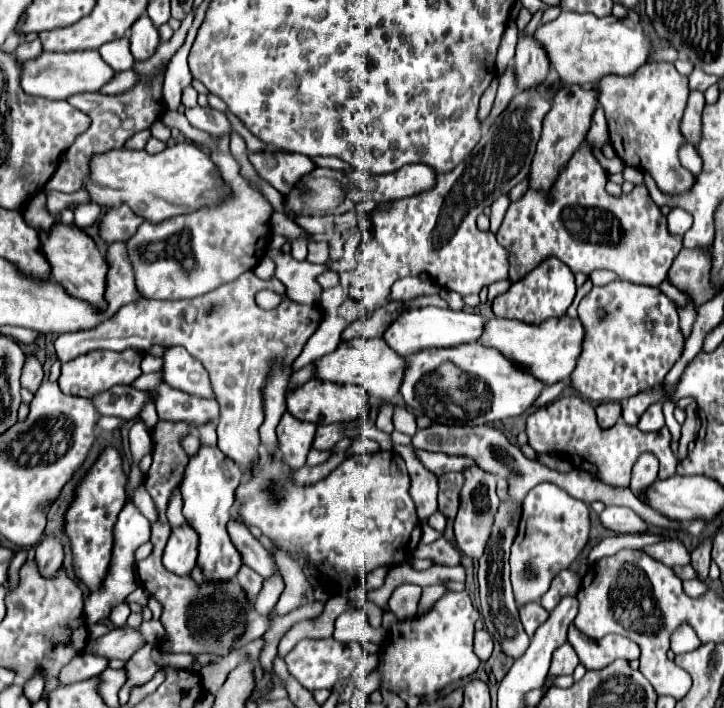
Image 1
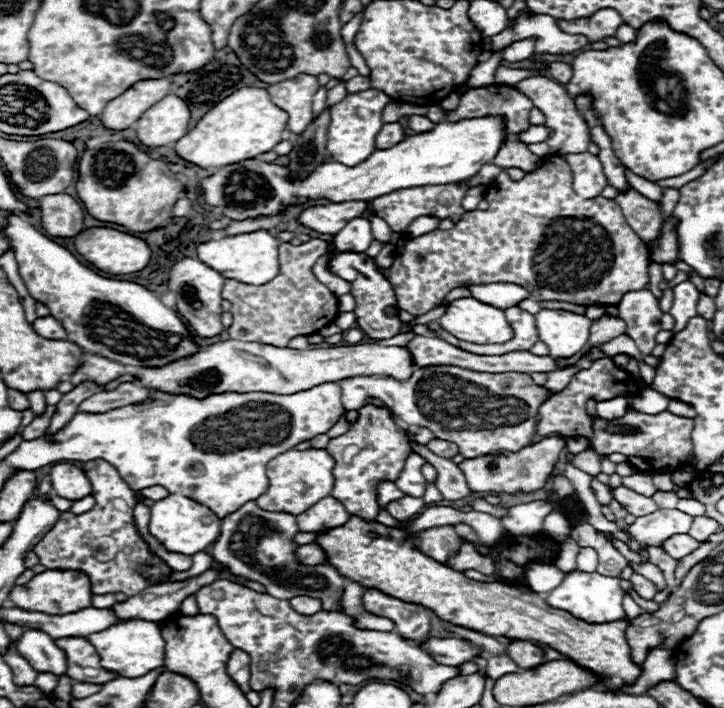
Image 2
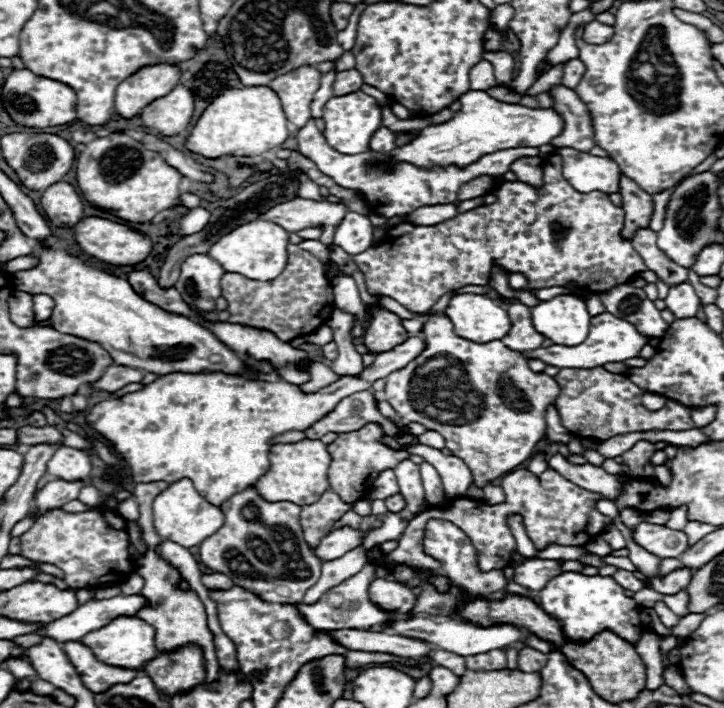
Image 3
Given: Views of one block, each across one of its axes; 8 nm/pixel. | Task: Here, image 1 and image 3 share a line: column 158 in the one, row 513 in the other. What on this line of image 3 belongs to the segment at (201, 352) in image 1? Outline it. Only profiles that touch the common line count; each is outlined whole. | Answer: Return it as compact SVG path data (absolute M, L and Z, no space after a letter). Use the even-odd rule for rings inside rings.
M326 490L318 502L302 508L300 524L304 528L304 540L310 544L312 550L318 548L320 540L332 532L332 526L348 510L352 510L352 506L332 490Z

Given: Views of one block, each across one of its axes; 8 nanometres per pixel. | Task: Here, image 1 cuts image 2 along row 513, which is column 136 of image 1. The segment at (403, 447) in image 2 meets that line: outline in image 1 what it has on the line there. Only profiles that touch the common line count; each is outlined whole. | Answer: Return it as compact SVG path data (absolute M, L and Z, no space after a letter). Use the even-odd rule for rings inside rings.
M128 348L124 352L112 352L112 350L92 350L88 354L82 354L66 364L62 364L62 374L58 378L58 386L64 394L82 396L82 398L94 398L96 394L110 390L116 384L132 384L140 374L140 362L142 362L142 350Z

